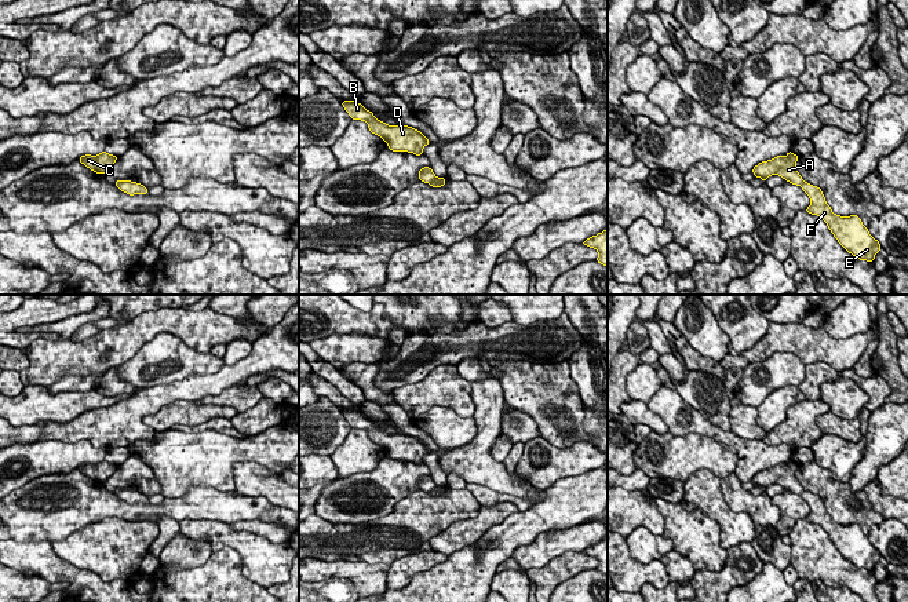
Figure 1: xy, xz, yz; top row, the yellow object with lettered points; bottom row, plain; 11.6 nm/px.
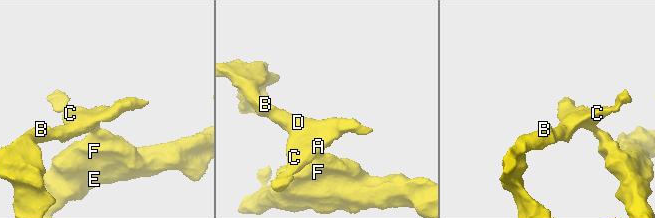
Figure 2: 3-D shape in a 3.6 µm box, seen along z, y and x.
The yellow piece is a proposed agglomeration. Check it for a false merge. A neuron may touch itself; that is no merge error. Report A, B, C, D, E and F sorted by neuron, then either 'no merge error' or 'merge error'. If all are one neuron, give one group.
A B C D / E F; merge error

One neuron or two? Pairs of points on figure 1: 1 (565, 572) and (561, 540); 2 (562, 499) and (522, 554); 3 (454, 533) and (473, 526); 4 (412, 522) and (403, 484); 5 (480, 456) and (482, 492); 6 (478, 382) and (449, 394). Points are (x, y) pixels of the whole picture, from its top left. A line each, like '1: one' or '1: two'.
1: two
2: two
3: one
4: two
5: two
6: two

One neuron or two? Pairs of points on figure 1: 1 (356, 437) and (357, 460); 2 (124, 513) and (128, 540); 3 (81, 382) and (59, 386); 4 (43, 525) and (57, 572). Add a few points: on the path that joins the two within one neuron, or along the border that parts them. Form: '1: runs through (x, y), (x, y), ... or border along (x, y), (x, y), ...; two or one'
1: runs through (357, 442), (357, 455); one
2: border along (94, 521), (120, 517), (152, 521), (157, 525); two
3: runs through (76, 383), (65, 383); one
4: border along (48, 540), (15, 542); two

